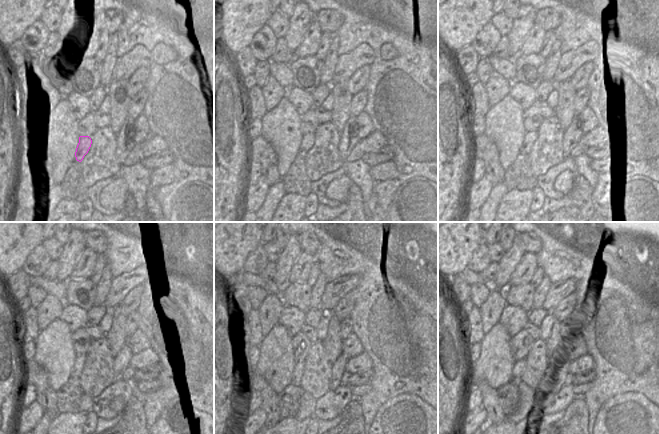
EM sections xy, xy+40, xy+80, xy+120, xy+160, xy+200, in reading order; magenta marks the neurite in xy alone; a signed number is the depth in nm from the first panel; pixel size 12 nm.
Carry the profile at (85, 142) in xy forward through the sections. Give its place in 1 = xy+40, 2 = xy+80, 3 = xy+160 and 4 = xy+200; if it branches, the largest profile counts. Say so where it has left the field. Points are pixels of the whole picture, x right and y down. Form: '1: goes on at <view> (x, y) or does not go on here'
1: goes on at xy+40 (308, 140)
2: goes on at xy+80 (530, 137)
3: goes on at xy+160 (297, 373)
4: goes on at xy+200 (517, 371)

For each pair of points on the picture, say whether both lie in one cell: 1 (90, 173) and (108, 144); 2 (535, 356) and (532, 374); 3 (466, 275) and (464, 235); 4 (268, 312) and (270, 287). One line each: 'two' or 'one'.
1: one
2: one
3: two
4: two

